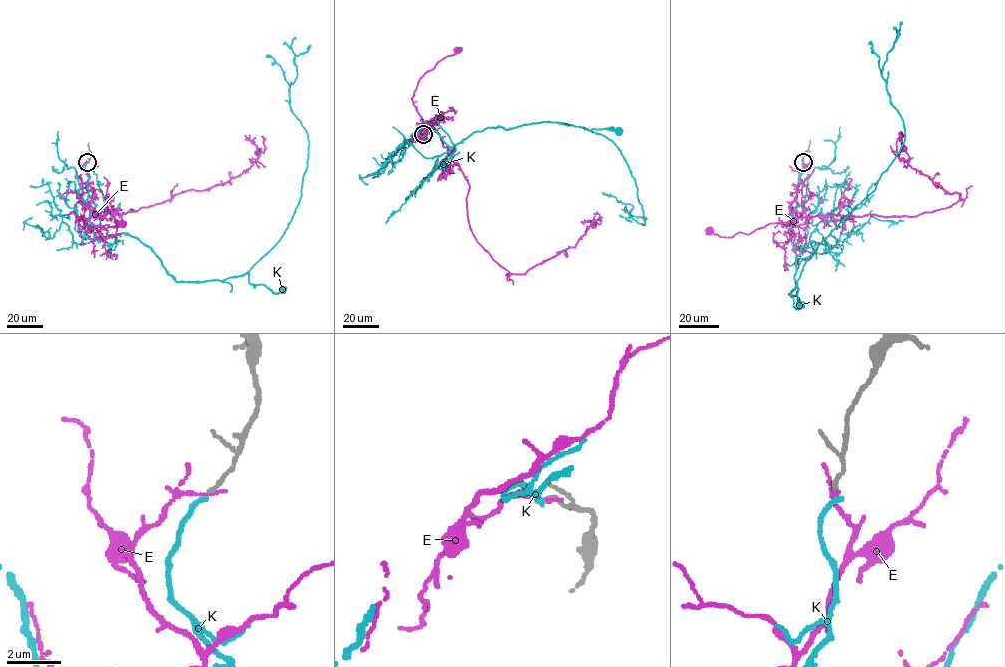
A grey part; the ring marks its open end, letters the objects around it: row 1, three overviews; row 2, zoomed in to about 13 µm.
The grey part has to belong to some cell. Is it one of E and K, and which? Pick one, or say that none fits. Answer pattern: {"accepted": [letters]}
{"accepted": ["K"]}

